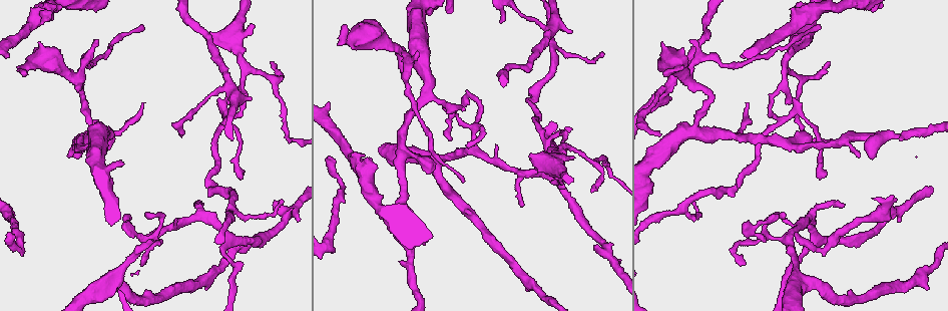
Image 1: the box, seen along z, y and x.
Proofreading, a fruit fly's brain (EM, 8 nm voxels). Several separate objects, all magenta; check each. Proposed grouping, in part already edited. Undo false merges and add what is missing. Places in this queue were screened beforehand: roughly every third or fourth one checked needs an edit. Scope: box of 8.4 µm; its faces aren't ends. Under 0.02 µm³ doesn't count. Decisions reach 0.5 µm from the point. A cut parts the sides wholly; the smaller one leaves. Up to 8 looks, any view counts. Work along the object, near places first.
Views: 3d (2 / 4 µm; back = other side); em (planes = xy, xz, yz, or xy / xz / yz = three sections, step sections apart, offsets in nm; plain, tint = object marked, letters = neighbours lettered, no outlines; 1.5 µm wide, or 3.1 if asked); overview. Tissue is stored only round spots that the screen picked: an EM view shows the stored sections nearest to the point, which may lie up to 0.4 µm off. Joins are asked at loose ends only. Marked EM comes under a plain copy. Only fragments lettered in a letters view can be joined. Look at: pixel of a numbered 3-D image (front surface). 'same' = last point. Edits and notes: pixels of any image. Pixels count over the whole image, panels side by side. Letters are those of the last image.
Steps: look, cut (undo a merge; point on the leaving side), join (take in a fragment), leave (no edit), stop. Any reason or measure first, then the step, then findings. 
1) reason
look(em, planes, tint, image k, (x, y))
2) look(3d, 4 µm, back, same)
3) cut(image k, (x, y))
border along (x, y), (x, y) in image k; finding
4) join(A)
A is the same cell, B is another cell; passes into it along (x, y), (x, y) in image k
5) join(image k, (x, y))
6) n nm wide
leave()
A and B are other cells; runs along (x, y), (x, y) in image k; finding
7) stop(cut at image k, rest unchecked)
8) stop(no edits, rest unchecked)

thin end
look(em, planes, letters, image 1, (820, 178))

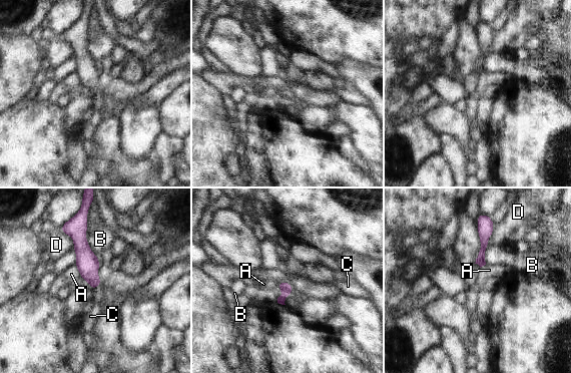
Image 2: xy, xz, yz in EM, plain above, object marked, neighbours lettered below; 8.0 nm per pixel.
90 nm wide
leave()
A, B, C and D are other cells; runs along (84, 225), (81, 248), (94, 286) in image 2; no lettered fragment goes on from it

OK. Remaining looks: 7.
branch stops here
look(3d, 4 µm, image 1, (660, 134))

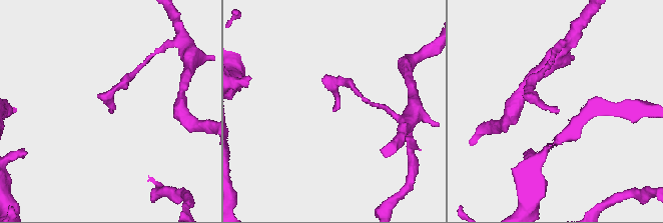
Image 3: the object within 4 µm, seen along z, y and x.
need the tissue
look(em, planes, letters, image 3, (333, 110))

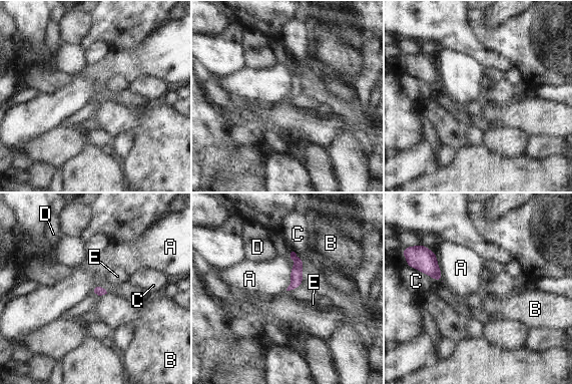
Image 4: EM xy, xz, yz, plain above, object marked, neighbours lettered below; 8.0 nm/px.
leave()
A, B, C, D and E are other cells; runs along (293, 255), (297, 280), (292, 286) in image 4; none of them fits

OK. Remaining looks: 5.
sharp bend
look(em, xy, step 8, tint, image 1, (749, 232))

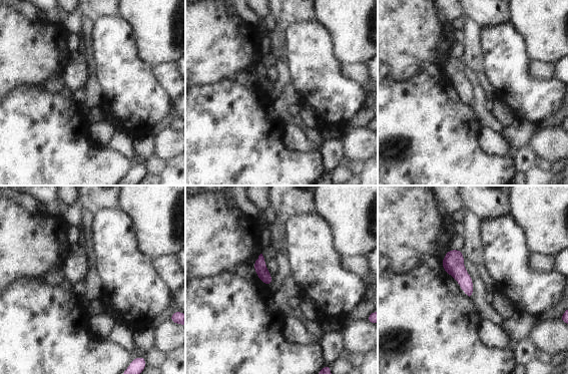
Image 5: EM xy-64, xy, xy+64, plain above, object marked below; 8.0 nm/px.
look(em, planes, letters, same)

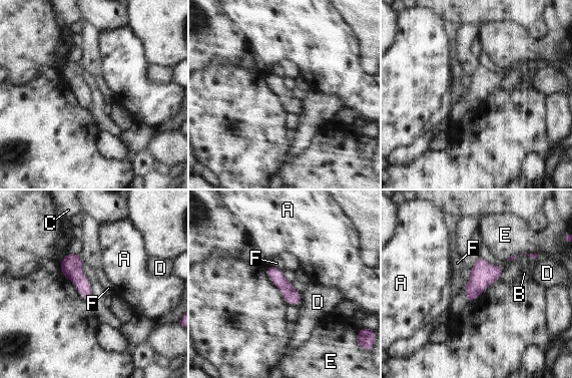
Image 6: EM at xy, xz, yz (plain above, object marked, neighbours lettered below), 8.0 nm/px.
leave()
A, B, C, D, E and F are other cells; all the same neuron

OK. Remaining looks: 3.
stop(no edits, rest unchecked)

